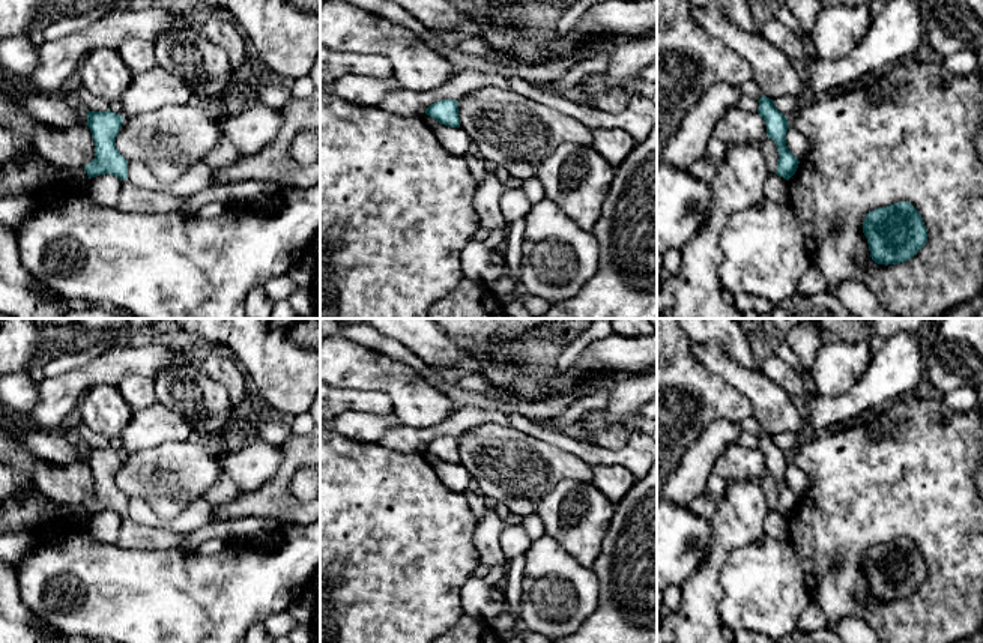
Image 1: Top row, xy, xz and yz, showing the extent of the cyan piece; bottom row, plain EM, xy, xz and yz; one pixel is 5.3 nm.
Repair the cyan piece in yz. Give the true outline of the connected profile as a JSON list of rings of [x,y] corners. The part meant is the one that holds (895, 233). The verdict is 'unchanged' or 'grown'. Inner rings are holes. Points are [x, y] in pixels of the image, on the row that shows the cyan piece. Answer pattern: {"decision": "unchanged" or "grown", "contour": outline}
{"decision": "unchanged", "contour": [[[909,201],[869,212],[863,222],[863,233],[872,260],[885,266],[908,261],[927,242],[923,218]]]}

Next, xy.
{"decision": "unchanged", "contour": [[[89,111],[87,122],[93,141],[95,159],[89,162],[84,170],[89,179],[101,174],[113,174],[120,180],[128,179],[128,161],[119,153],[116,147],[116,137],[122,128],[123,117],[108,111]]]}

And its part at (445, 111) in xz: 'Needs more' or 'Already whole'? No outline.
Already whole

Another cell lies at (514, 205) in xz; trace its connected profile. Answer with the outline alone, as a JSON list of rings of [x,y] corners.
[[[522,188],[507,189],[501,198],[501,212],[508,225],[525,218],[531,207],[532,203]]]

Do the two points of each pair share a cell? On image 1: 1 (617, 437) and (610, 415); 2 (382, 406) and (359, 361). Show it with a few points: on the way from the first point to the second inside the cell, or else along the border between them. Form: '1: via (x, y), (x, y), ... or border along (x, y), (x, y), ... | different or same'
1: border along (635, 415), (613, 421), (591, 434), (582, 430) | different
2: border along (340, 388), (382, 391), (390, 398), (393, 412) | different

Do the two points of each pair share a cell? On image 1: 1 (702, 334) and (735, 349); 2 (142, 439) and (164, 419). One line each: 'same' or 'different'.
1: same
2: same

